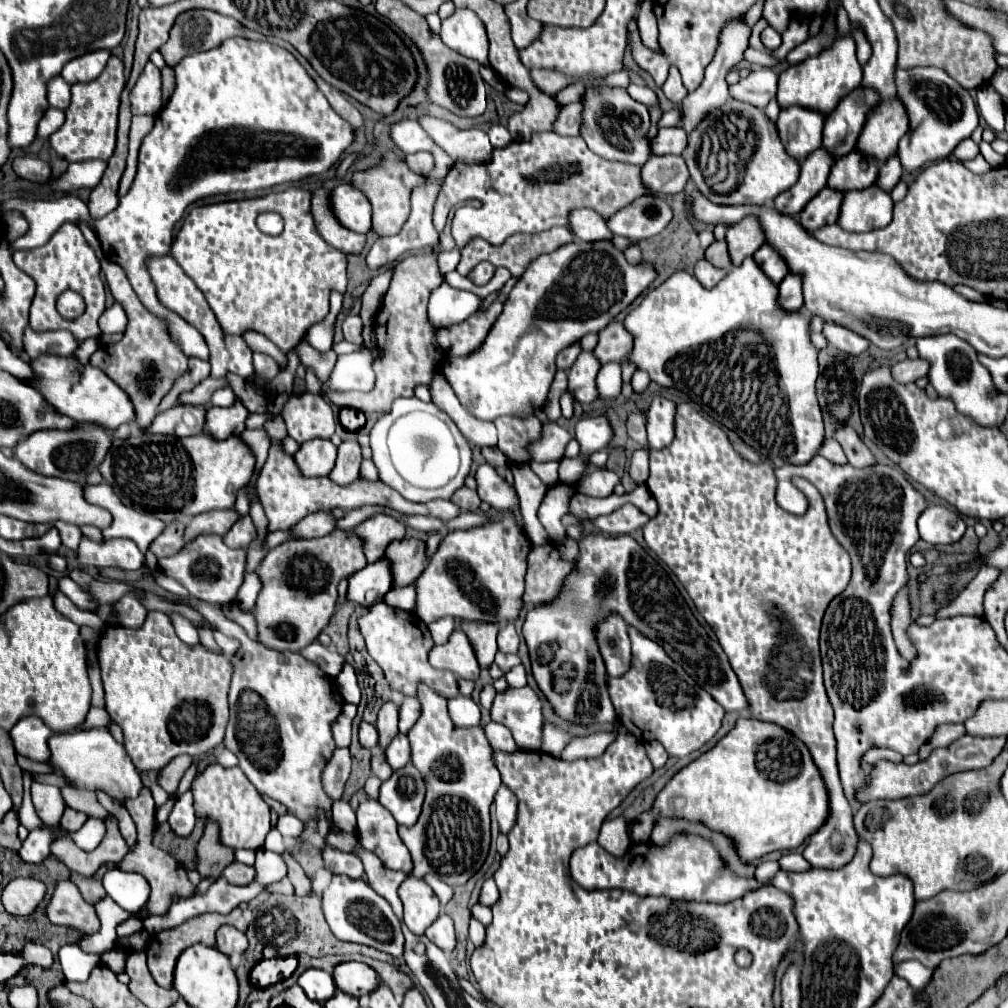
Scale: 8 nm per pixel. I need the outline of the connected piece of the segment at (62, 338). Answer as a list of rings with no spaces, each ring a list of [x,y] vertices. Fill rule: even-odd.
[[[29,327],[25,329],[23,339],[25,351],[31,359],[37,358],[44,353],[56,353],[60,351],[63,357],[69,357],[77,349],[77,341],[69,331],[47,331],[47,333],[35,333]],[[28,351],[28,352],[27,352]]]

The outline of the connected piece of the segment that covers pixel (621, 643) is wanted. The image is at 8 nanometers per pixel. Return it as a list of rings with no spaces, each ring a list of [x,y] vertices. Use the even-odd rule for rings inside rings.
[[[611,615],[605,623],[597,629],[597,641],[601,655],[605,659],[607,675],[609,677],[621,677],[631,667],[631,641],[627,633],[627,623]]]

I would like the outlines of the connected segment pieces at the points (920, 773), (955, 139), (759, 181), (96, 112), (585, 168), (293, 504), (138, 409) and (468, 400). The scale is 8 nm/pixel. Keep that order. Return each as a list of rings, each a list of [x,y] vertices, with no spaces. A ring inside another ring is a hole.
[[[963,735],[961,739],[953,741],[949,747],[933,749],[931,755],[925,761],[919,761],[917,765],[905,765],[905,763],[891,763],[891,761],[879,761],[871,773],[871,779],[867,781],[867,787],[859,791],[861,803],[871,799],[899,799],[899,797],[913,797],[929,793],[935,783],[943,779],[943,775],[955,775],[963,771],[983,769],[987,767],[1003,749],[1005,737],[971,737]]]
[[[911,67],[911,69],[895,69],[897,97],[901,99],[907,115],[909,115],[909,133],[901,141],[897,149],[897,157],[901,161],[903,171],[913,173],[927,163],[945,159],[953,153],[953,149],[979,125],[977,105],[967,89],[955,83],[943,69],[937,67]]]
[[[741,103],[737,109],[721,108],[716,111],[716,115],[729,113],[733,110],[749,118],[751,129],[753,129],[753,133],[757,135],[757,147],[755,147],[755,153],[753,153],[751,159],[749,159],[745,179],[739,183],[739,187],[737,187],[735,191],[731,191],[731,193],[727,193],[727,195],[713,193],[713,191],[707,187],[707,183],[705,183],[705,179],[703,179],[701,173],[691,173],[691,179],[693,179],[695,187],[697,187],[709,201],[719,203],[719,205],[745,205],[745,203],[749,203],[749,205],[771,205],[773,199],[775,199],[779,193],[783,193],[783,191],[787,191],[791,185],[795,185],[795,181],[797,181],[797,177],[799,177],[799,163],[797,163],[795,159],[791,159],[791,157],[785,153],[785,149],[783,149],[783,145],[781,145],[781,141],[779,141],[779,135],[777,135],[777,127],[767,121],[767,117],[763,115],[763,111],[759,111],[759,109],[755,109],[755,107],[749,107],[749,104]]]
[[[111,53],[107,67],[103,73],[89,81],[77,83],[71,87],[71,103],[65,111],[65,123],[57,133],[49,137],[49,145],[57,155],[67,159],[69,163],[101,159],[107,161],[115,149],[115,131],[117,131],[117,111],[119,97],[125,87],[125,65],[123,61]]]
[[[553,131],[537,133],[529,143],[509,143],[507,147],[493,149],[493,157],[487,163],[455,163],[445,179],[455,179],[455,185],[453,181],[441,183],[433,207],[435,229],[439,233],[443,231],[453,205],[467,199],[479,199],[485,207],[485,241],[491,245],[501,245],[515,233],[535,235],[555,225],[565,225],[567,213],[577,207],[589,207],[601,217],[611,217],[645,195],[639,167],[609,163],[593,155],[581,137],[561,137]],[[469,173],[483,175],[483,179]]]
[[[271,413],[271,419],[263,427],[271,437],[271,449],[269,449],[269,457],[261,469],[261,477],[257,477],[257,495],[261,497],[263,507],[265,507],[265,515],[269,519],[269,525],[267,525],[269,531],[287,531],[309,513],[331,511],[335,507],[339,507],[343,511],[351,511],[361,505],[389,505],[391,509],[397,509],[407,515],[429,515],[429,517],[437,517],[441,521],[451,521],[451,519],[459,517],[459,513],[461,513],[461,509],[449,499],[433,499],[429,503],[409,503],[397,491],[393,491],[391,487],[387,487],[381,481],[371,483],[371,481],[357,479],[355,483],[351,483],[347,487],[339,487],[329,477],[313,477],[313,479],[303,477],[297,471],[293,457],[285,455],[279,447],[279,441],[287,435],[283,419],[279,415]]]
[[[103,259],[101,261],[101,271],[105,275],[105,281],[111,289],[111,295],[115,297],[115,301],[121,303],[121,307],[127,313],[127,329],[123,333],[123,339],[115,345],[101,345],[93,355],[91,355],[91,365],[99,367],[105,375],[109,375],[133,401],[135,405],[135,427],[147,427],[153,417],[157,415],[157,407],[159,401],[163,399],[163,395],[171,389],[173,381],[185,373],[187,369],[187,357],[181,353],[181,349],[169,339],[169,333],[163,329],[163,321],[153,317],[149,311],[145,311],[145,307],[139,303],[137,295],[133,293],[129,281],[125,279],[125,273],[121,267],[117,267],[115,263]]]
[[[573,241],[549,255],[539,255],[519,277],[511,289],[503,313],[489,331],[485,343],[471,355],[447,359],[443,375],[451,383],[461,405],[481,421],[495,421],[501,415],[531,415],[533,407],[541,407],[547,399],[549,385],[555,375],[555,357],[565,347],[577,343],[587,333],[599,333],[615,315],[629,307],[653,281],[657,271],[651,263],[631,265],[613,241]]]

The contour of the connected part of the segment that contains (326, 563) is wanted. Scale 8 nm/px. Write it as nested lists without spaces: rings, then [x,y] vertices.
[[[335,529],[321,539],[289,539],[271,549],[257,569],[263,583],[253,609],[257,641],[275,651],[301,651],[313,643],[333,615],[339,581],[365,565],[363,539],[353,529]]]

